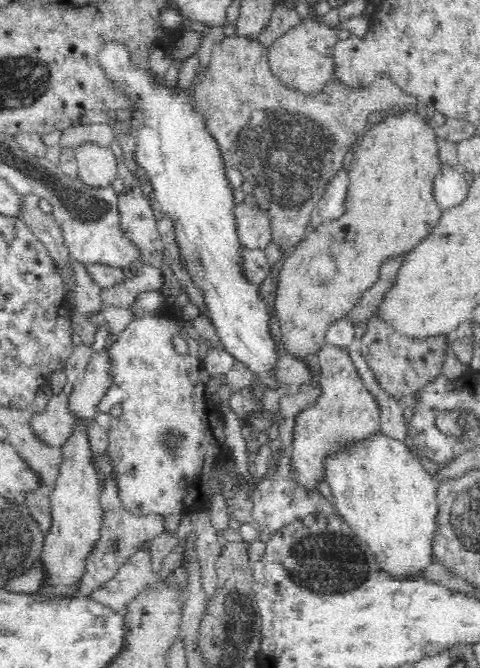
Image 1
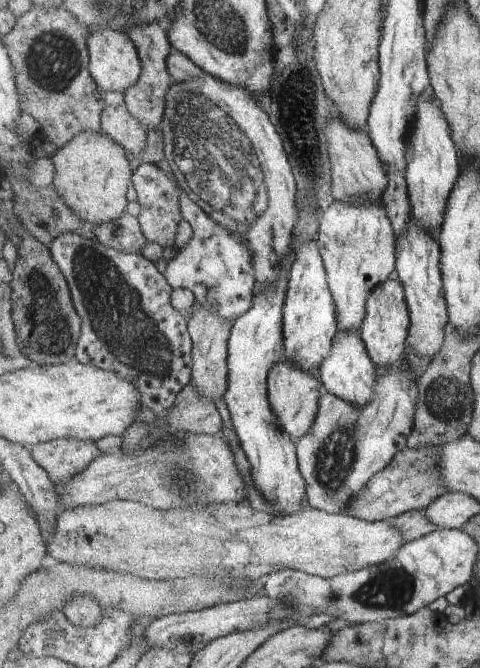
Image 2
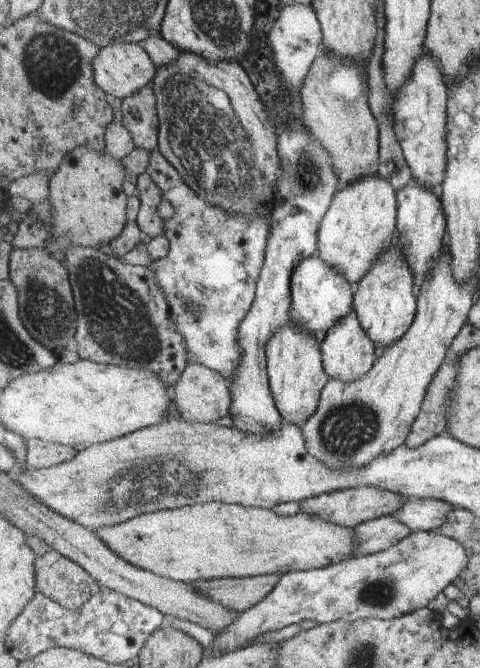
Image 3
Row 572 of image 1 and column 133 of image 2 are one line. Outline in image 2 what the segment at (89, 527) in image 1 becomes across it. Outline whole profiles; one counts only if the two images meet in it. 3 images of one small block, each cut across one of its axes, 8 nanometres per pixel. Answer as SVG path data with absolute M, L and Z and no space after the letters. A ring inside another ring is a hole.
M101 25L94 29L89 27L91 34L88 36L88 49L90 54L90 73L95 82L103 90L116 90L125 94L142 75L142 60L139 51L125 31Z

